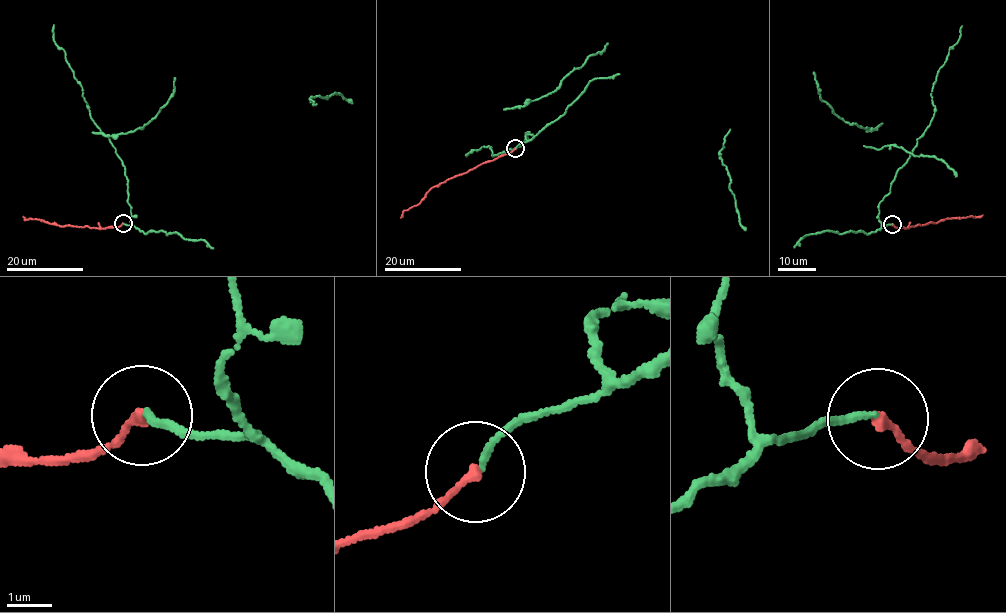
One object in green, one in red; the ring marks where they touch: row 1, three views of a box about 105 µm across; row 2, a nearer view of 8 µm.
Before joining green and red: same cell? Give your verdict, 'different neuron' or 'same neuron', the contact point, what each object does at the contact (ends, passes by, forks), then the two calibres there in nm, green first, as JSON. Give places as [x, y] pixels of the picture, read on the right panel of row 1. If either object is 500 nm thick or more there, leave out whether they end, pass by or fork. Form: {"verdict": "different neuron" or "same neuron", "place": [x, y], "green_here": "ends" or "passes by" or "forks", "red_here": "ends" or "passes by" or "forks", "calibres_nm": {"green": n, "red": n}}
{"verdict": "same neuron", "place": [892, 224], "green_here": "ends", "red_here": "ends", "calibres_nm": {"green": 140, "red": 200}}

